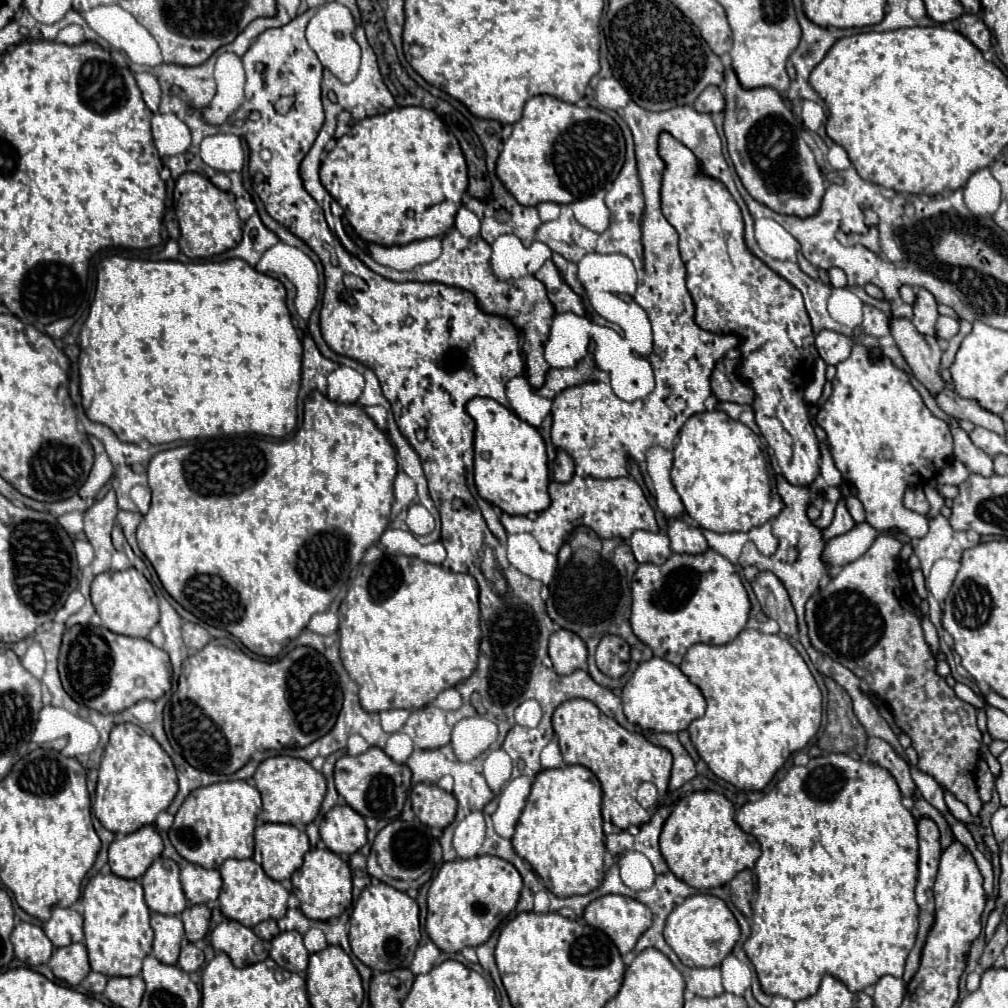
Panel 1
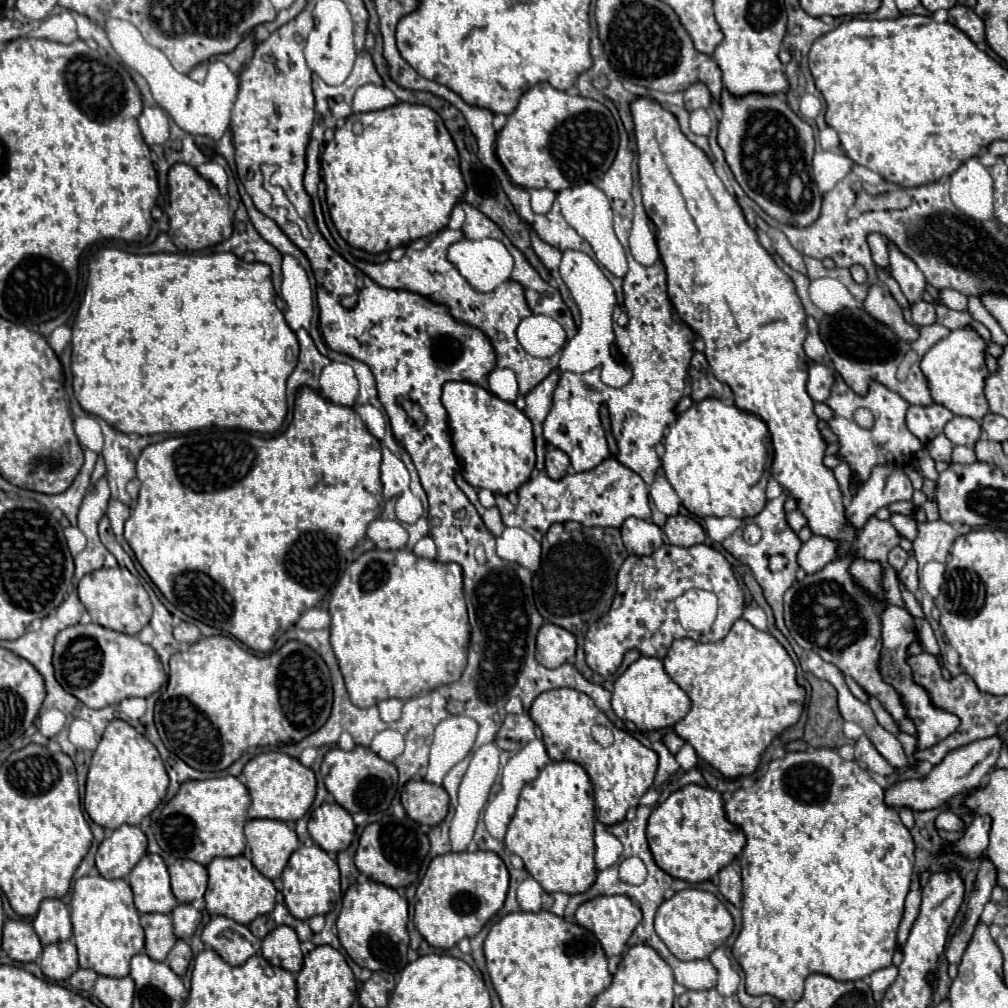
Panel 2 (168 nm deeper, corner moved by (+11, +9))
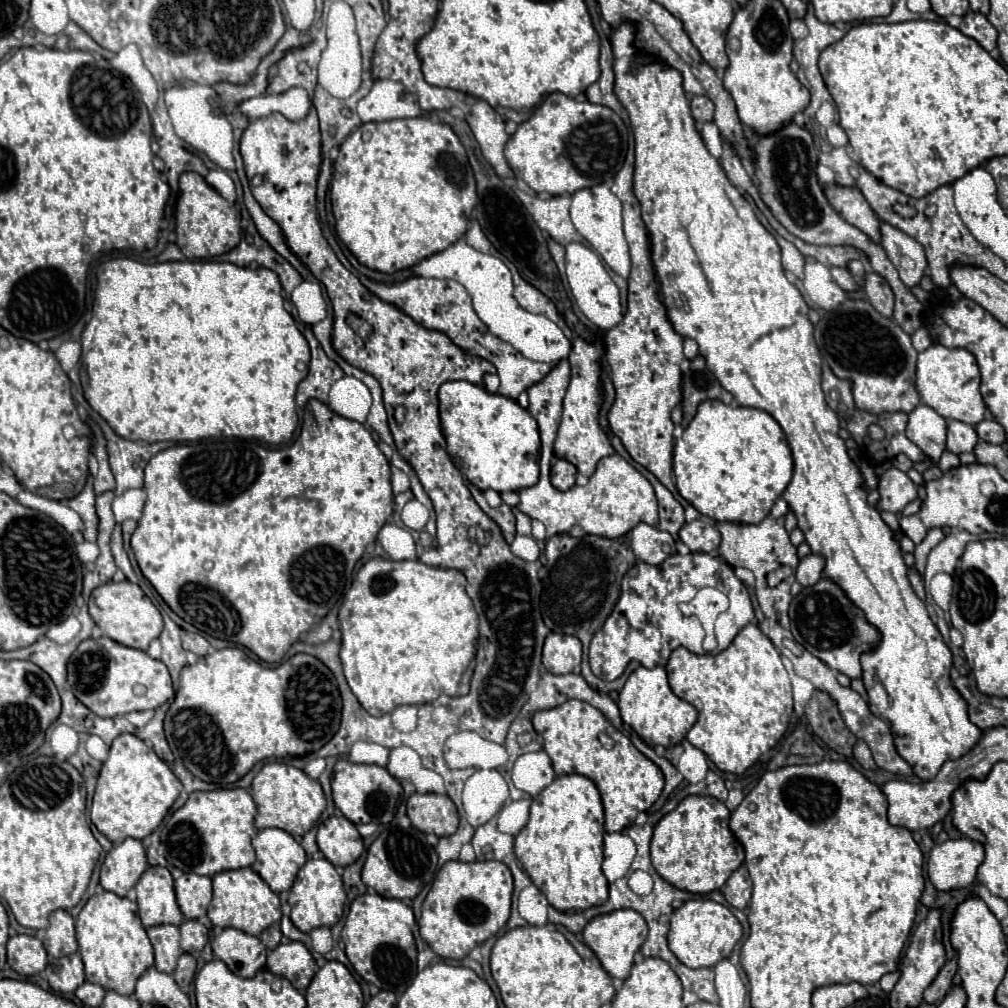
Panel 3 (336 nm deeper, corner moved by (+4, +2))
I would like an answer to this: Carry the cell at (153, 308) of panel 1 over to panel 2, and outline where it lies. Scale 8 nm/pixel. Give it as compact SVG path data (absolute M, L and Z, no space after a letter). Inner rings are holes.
M109 247L99 249L88 265L89 277L85 299L79 307L72 326L71 372L72 386L81 407L107 421L113 429L127 433L129 437L145 437L153 433L189 433L203 427L239 427L255 433L275 433L281 429L287 415L285 383L299 355L299 343L289 329L281 309L275 303L275 291L271 283L271 269L265 263L245 263L231 253L153 253L139 255Z

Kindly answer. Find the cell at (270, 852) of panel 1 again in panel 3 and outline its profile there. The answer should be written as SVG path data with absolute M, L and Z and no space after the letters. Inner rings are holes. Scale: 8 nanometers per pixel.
M264 828L256 832L252 846L256 860L251 868L274 892L290 890L300 866L306 862L306 852L294 836L280 828Z

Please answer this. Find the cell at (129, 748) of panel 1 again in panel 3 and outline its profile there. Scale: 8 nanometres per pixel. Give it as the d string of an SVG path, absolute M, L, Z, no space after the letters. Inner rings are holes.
M120 734L112 742L108 760L102 764L90 808L90 820L114 844L120 844L126 838L142 840L158 828L180 790L182 784L178 778L152 748L134 734Z

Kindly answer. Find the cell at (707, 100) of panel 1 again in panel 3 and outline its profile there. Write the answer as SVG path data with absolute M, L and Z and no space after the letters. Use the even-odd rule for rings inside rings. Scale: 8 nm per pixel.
M692 96L690 108L696 122L708 122L714 118L714 102L706 96Z

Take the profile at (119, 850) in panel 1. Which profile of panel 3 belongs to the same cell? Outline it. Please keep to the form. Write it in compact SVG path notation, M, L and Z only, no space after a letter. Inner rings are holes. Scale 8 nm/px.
M126 838L120 846L114 846L100 868L100 884L104 890L110 890L118 896L126 896L130 888L138 882L138 878L144 874L148 862L146 862L146 850L140 840Z

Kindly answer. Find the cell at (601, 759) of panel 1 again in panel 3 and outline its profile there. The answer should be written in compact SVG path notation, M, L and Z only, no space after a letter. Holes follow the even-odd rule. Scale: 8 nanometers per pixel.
M568 700L556 708L538 710L532 716L532 724L544 738L544 752L550 756L556 776L576 772L598 786L606 812L606 832L622 832L634 822L638 812L646 812L658 800L664 788L662 770L618 732L598 708L582 700ZM600 732L606 732L616 742L612 750L606 750L598 742Z

